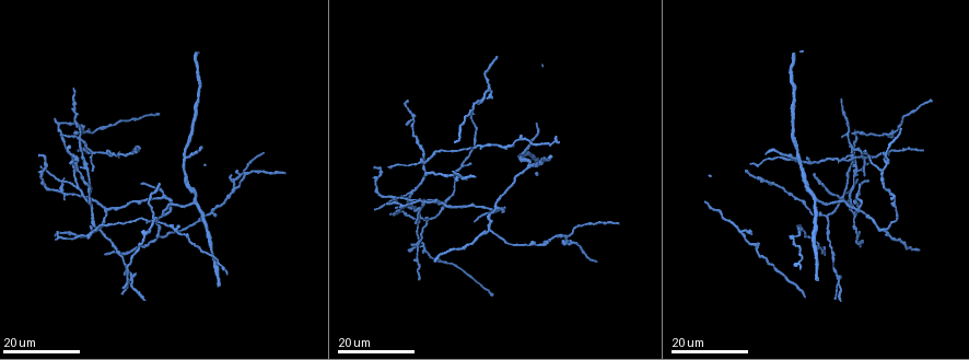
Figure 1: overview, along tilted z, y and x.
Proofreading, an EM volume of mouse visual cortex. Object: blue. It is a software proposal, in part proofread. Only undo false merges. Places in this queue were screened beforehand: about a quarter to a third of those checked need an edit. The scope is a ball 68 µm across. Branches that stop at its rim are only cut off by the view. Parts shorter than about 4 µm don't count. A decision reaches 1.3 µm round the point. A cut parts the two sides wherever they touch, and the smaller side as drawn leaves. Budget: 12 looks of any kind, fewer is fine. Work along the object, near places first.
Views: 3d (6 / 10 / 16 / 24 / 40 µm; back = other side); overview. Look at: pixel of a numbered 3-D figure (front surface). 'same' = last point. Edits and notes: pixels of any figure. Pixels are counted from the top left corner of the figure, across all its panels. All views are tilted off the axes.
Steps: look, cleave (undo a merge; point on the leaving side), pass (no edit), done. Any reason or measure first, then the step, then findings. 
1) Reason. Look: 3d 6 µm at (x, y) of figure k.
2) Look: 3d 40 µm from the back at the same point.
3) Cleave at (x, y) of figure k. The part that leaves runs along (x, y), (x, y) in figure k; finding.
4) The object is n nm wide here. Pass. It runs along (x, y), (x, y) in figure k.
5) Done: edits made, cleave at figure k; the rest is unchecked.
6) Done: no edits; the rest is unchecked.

Branch point. Look: 3d 24 µm at (164, 216) of figure 1.

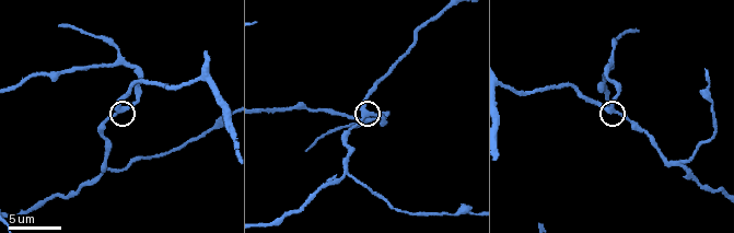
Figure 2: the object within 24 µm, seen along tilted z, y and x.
Look: 3d 6 µm at (364, 113) of figure 2.

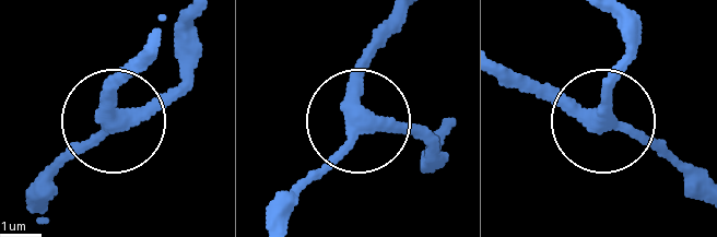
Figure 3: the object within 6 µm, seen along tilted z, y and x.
Pass. It runs along (435, 131), (434, 154), (401, 129), (363, 129), (300, 190) in figure 3; all the same neuron.

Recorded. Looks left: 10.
Branch point. Look: 3d 10 µm at (122, 57) of figure 2.

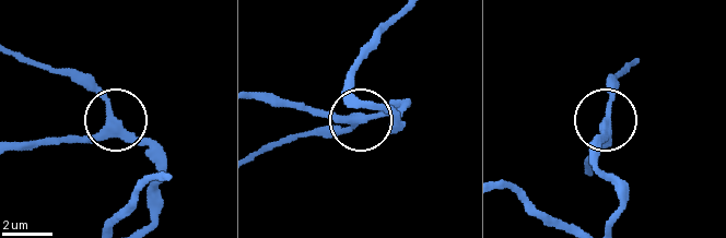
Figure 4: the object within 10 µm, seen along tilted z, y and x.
Closer look. Look: 3d 6 µm at (112, 119) of figure 4.

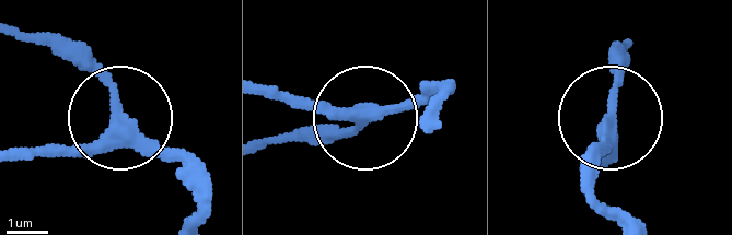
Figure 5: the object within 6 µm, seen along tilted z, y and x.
Pass. It runs along (268, 83), (363, 121), (297, 132) in figure 5; continuous, no second neuron.

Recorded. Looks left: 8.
Four-way junction. Look: 3d 24 µm at (132, 276) of figure 1.

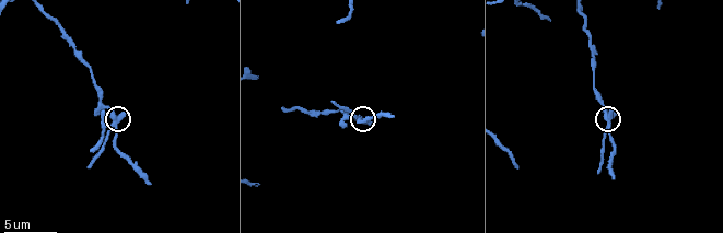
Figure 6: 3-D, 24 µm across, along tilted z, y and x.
Look: 3d 6 µm at (114, 126) of figure 6.

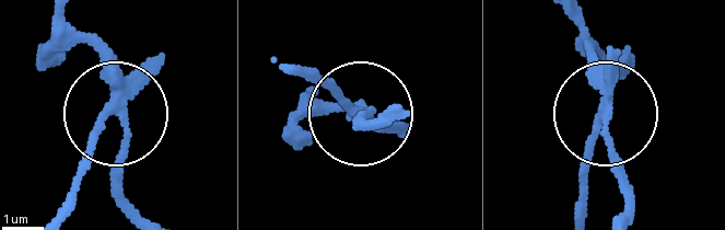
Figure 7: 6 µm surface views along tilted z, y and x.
Cleave at (94, 137) of figure 7. Two neurons meet here.

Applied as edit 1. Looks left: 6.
Look: overview.

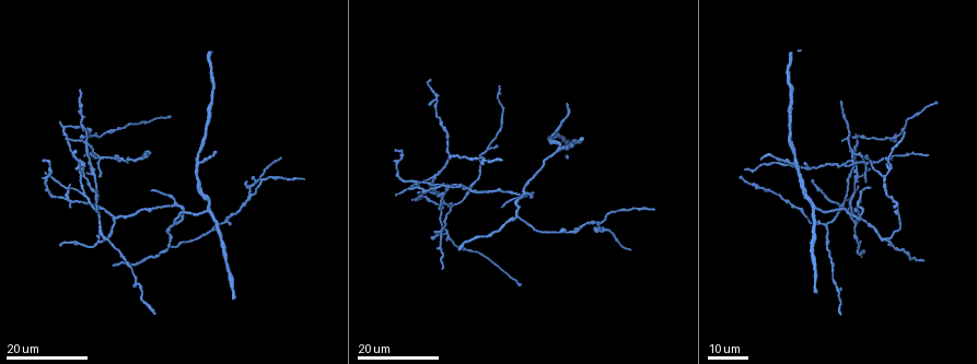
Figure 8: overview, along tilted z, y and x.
Three arms meet. Look: 3d 24 µm at (518, 217) of figure 8.

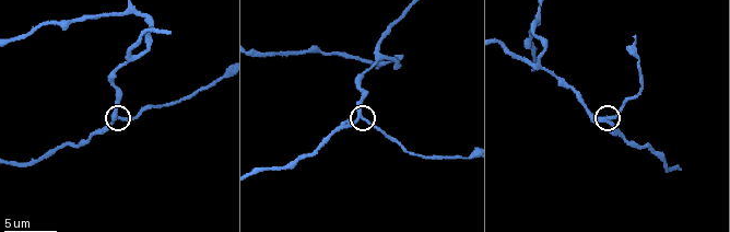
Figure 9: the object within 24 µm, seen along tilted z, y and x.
Look: 3d 6 µm at (359, 115) of figure 9.

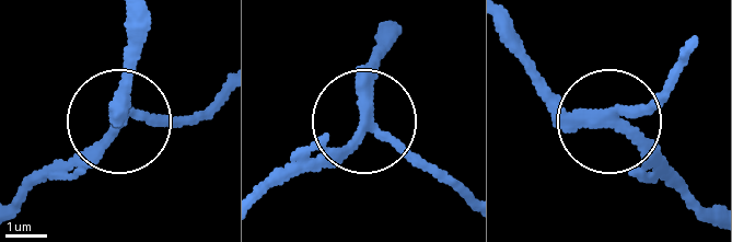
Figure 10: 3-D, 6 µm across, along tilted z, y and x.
Look: 3d 6 µm from the back at (364, 125) of figure 10.

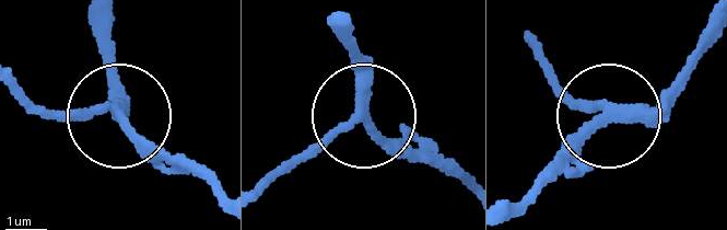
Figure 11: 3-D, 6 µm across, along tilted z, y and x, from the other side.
3 arms meet here. Pass. One neuron here.

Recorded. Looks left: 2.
Thick turns thin. Look: 3d 24 µm at (587, 223) of figure 8.

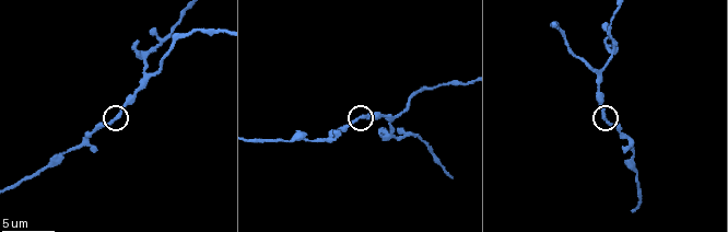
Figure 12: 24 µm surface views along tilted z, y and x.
Look: 3d 6 µm at (365, 117) of figure 12.

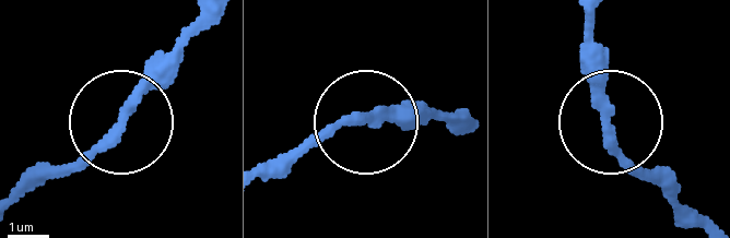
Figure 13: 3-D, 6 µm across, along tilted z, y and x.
Pass. It runs along (693, 216), (621, 152), (593, 27) in figure 13; all the same neuron.

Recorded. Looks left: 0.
Done: edits made, cleave at figure 7; the rest is unchecked.

